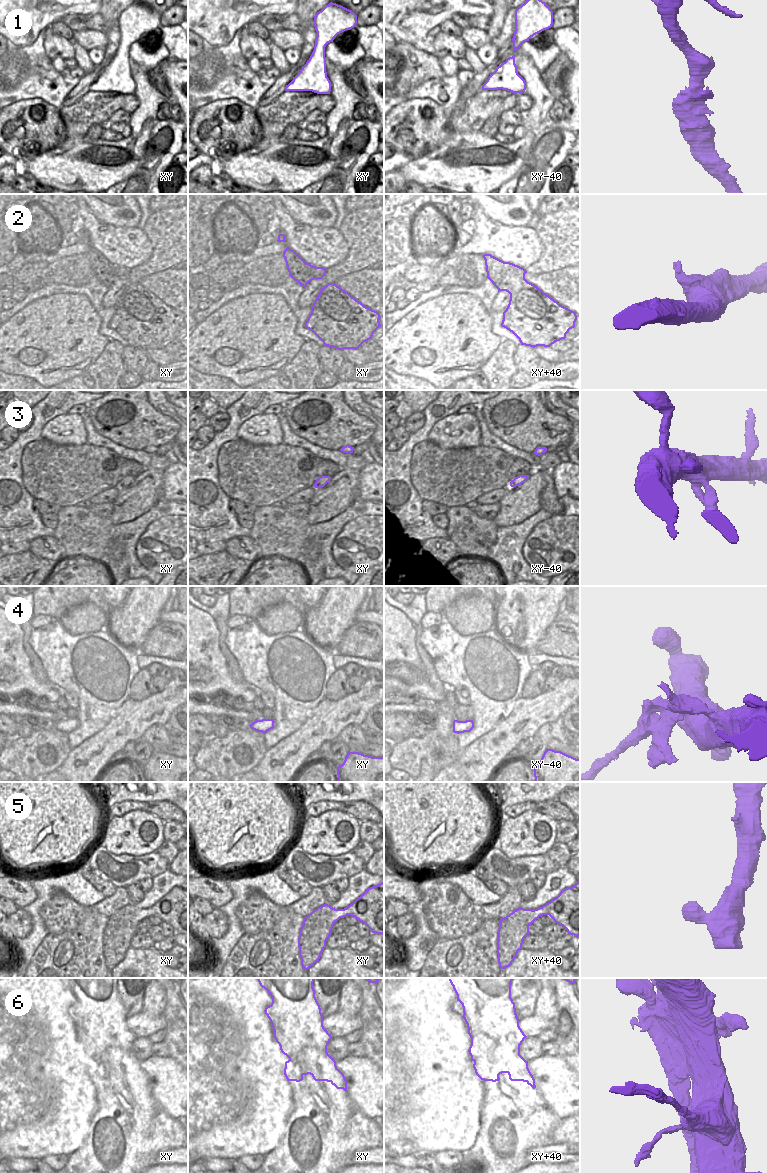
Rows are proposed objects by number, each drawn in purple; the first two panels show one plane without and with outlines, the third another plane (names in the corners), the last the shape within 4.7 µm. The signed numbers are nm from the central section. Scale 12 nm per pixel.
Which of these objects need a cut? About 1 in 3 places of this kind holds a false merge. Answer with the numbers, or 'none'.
4, 6

